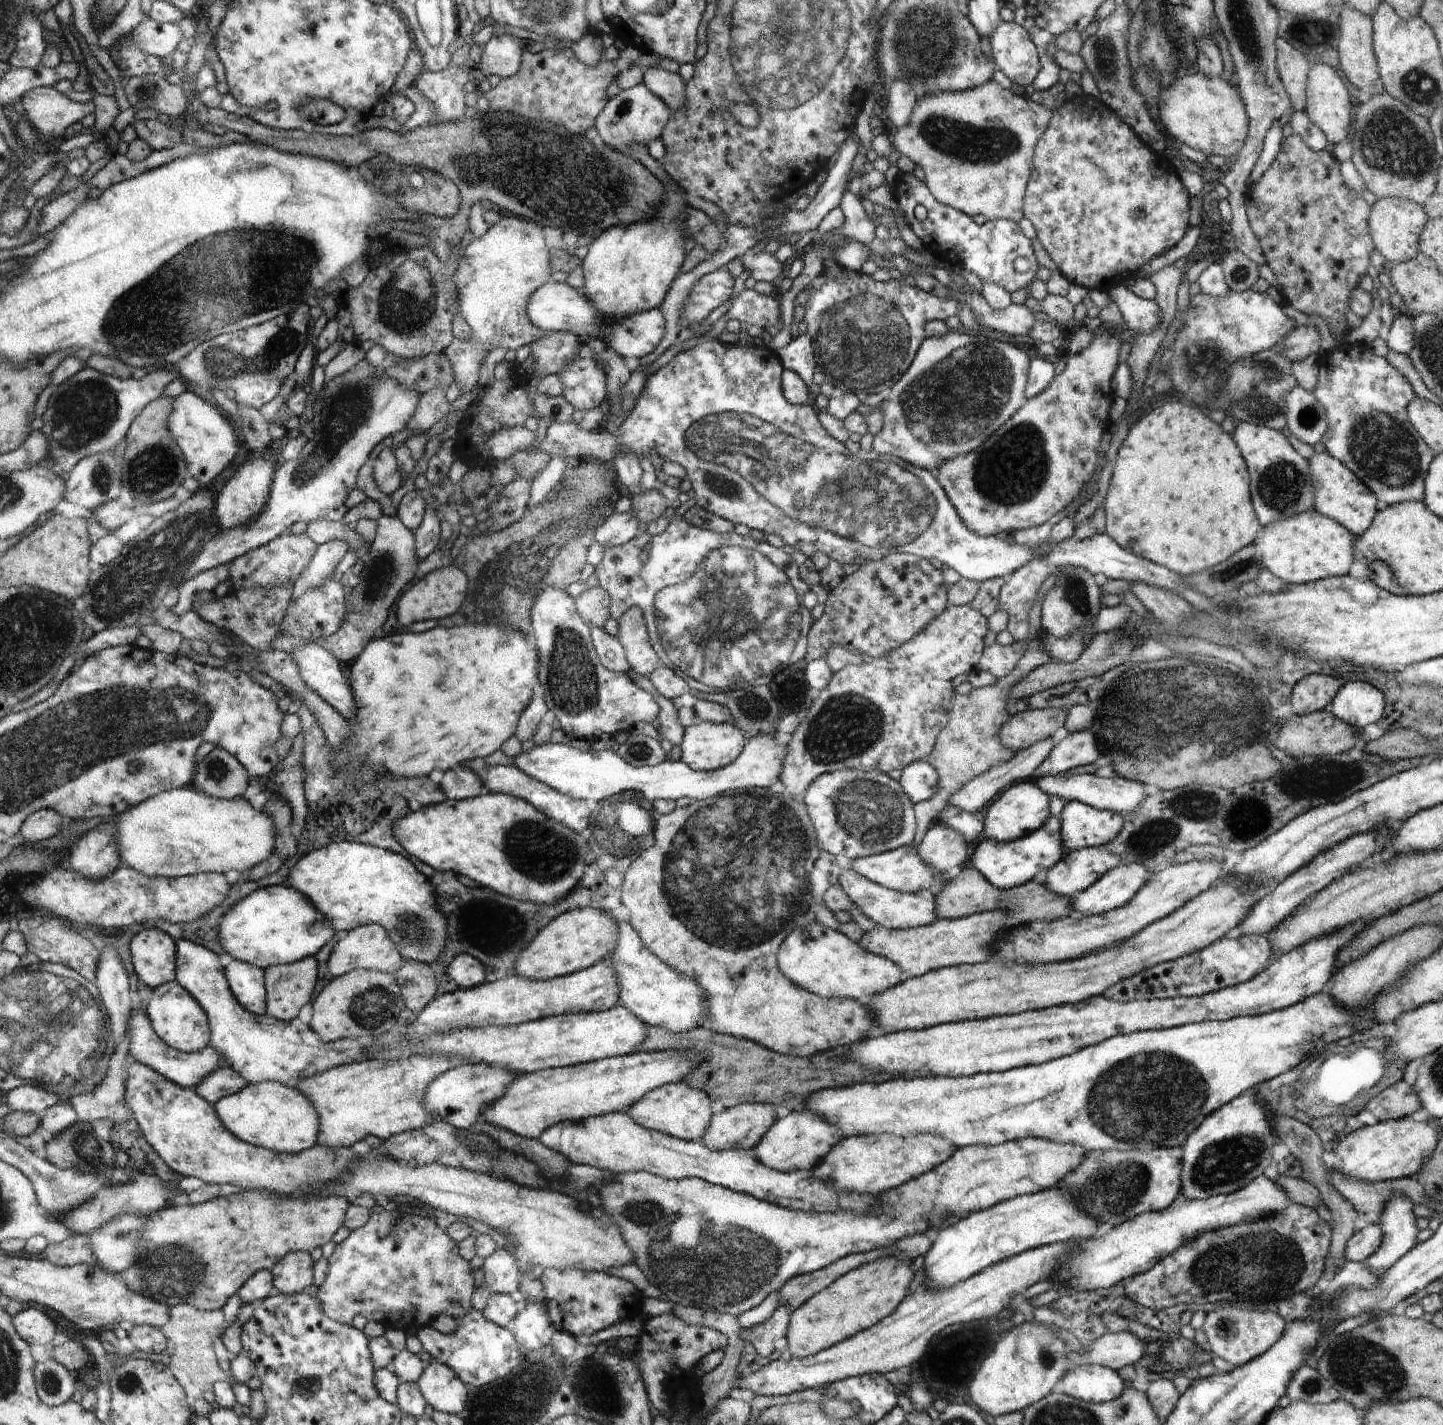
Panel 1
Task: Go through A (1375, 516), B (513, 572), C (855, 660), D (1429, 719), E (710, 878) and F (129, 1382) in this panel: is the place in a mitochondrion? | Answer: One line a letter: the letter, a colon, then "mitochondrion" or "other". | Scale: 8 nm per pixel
A: other
B: mitochondrion
C: other
D: mitochondrion
E: mitochondrion
F: mitochondrion

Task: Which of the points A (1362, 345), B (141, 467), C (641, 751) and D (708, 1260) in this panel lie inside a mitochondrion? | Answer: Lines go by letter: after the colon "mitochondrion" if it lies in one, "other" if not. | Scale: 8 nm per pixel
A: other
B: mitochondrion
C: mitochondrion
D: mitochondrion

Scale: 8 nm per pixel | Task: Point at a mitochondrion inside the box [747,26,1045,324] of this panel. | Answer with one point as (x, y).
(963, 140)

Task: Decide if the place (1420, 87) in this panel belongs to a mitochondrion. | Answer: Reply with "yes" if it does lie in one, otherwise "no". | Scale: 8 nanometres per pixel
yes

